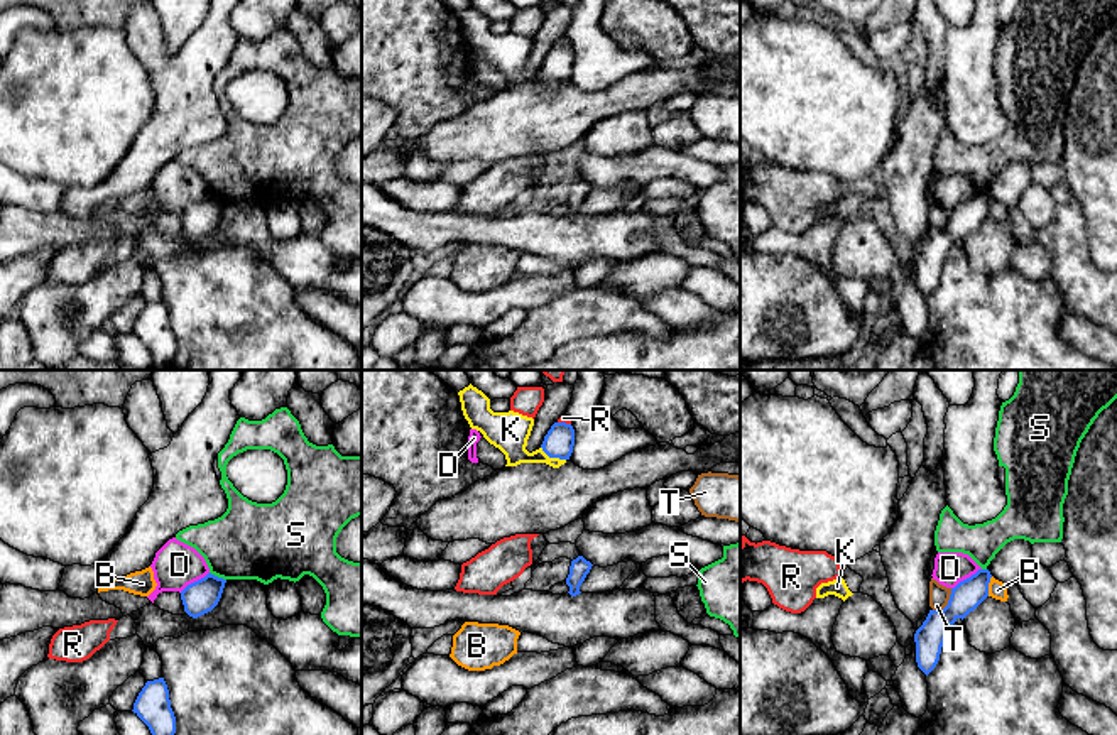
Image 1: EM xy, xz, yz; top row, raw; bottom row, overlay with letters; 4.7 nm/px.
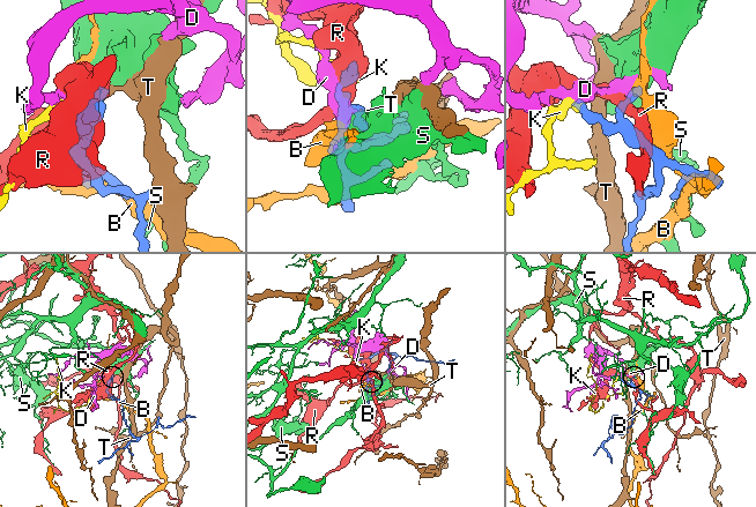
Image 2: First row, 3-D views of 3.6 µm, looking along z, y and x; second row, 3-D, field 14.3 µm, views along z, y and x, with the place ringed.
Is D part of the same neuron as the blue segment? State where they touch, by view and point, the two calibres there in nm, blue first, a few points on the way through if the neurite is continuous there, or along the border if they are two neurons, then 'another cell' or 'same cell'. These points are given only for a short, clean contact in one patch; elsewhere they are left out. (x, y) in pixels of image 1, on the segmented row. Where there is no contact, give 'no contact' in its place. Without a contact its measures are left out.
yz (967, 578) | 150/160 nm | along yz (980, 568), (952, 588) | another cell

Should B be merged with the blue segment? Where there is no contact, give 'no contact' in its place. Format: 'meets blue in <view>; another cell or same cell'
meets blue in yz; another cell

